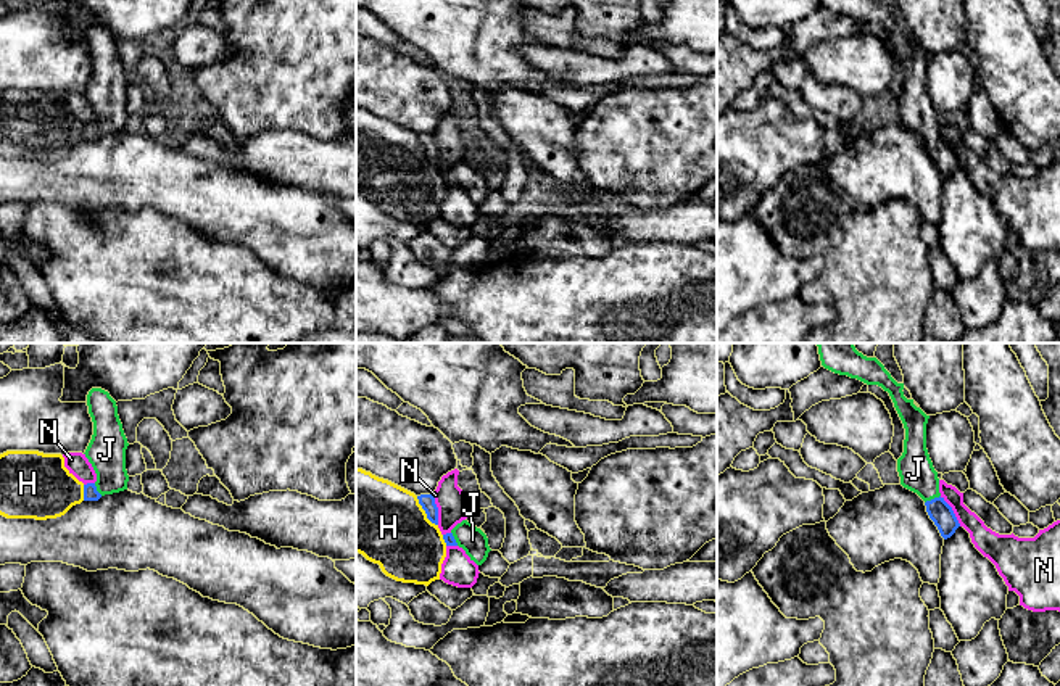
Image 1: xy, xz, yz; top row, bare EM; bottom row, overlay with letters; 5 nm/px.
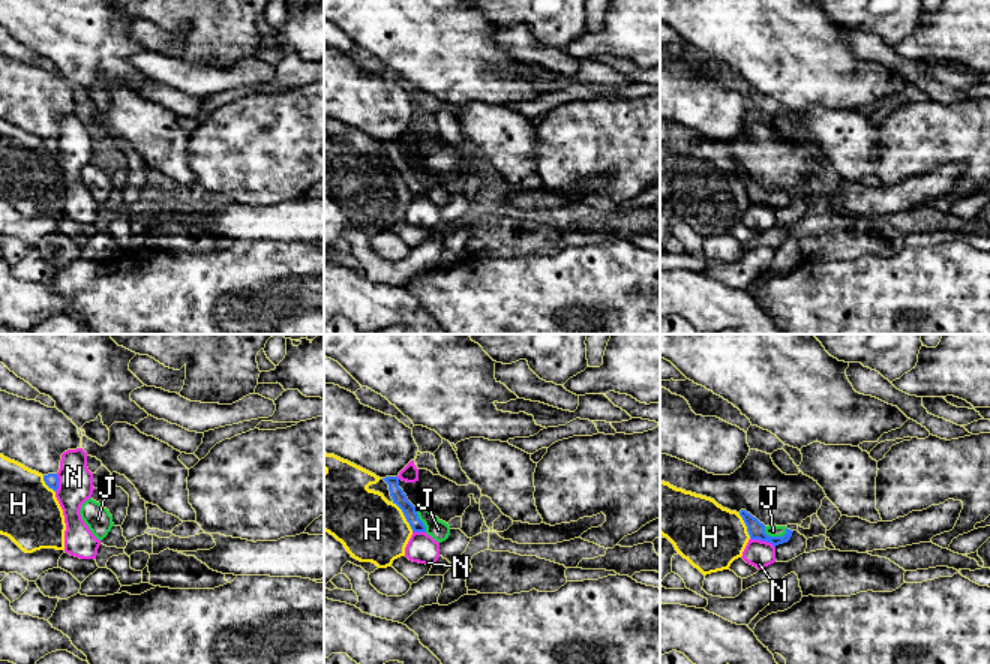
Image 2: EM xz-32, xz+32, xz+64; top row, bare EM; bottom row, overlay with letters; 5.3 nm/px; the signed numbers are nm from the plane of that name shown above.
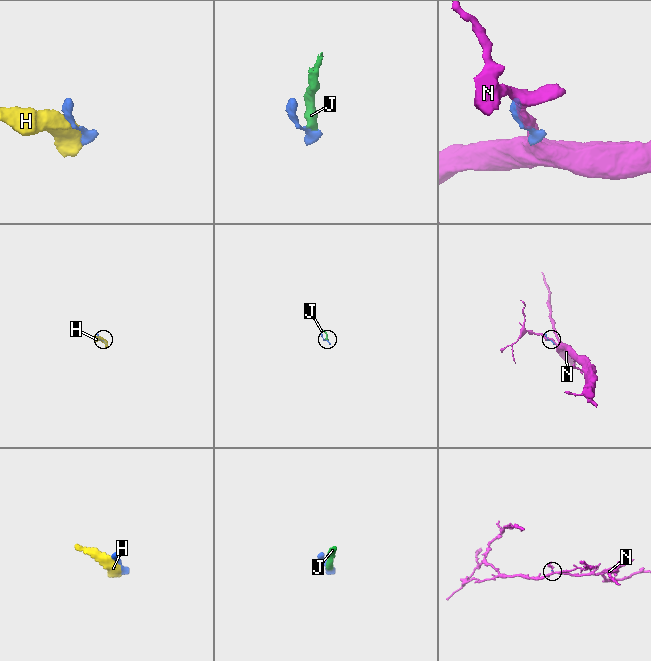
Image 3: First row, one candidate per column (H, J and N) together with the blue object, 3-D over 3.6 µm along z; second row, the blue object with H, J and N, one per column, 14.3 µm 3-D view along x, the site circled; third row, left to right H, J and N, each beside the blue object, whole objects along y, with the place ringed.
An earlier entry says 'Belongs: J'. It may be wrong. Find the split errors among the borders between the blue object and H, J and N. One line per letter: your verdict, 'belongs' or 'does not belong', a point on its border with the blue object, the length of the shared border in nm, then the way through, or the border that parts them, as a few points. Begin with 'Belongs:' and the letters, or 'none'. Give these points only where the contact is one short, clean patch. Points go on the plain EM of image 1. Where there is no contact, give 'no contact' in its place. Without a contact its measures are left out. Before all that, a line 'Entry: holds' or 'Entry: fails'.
Entry: holds
Belongs: J
H: does not belong | xz (426, 152) | 190 nm
J: belongs | yz (931, 139) | 90 nm | across yz (943, 155), (931, 139), (925, 121), (915, 108)
N: does not belong | yz (952, 150) | 190 nm

